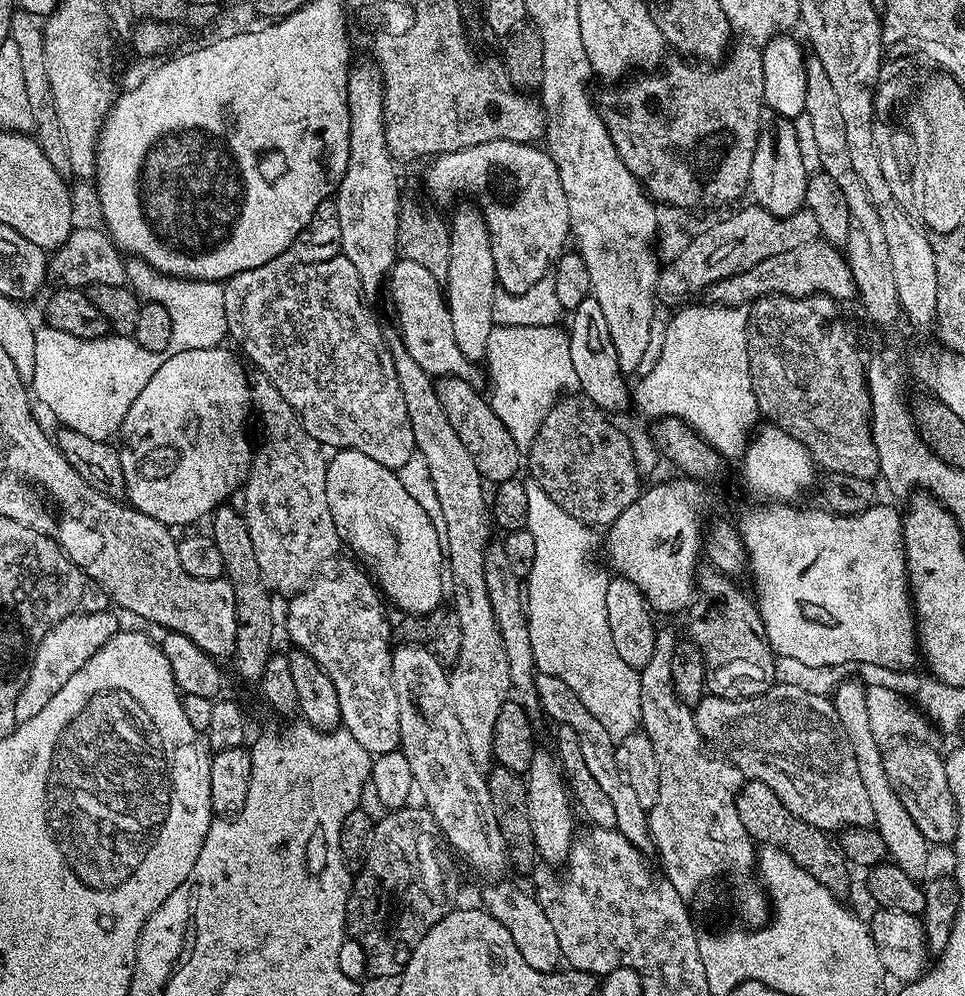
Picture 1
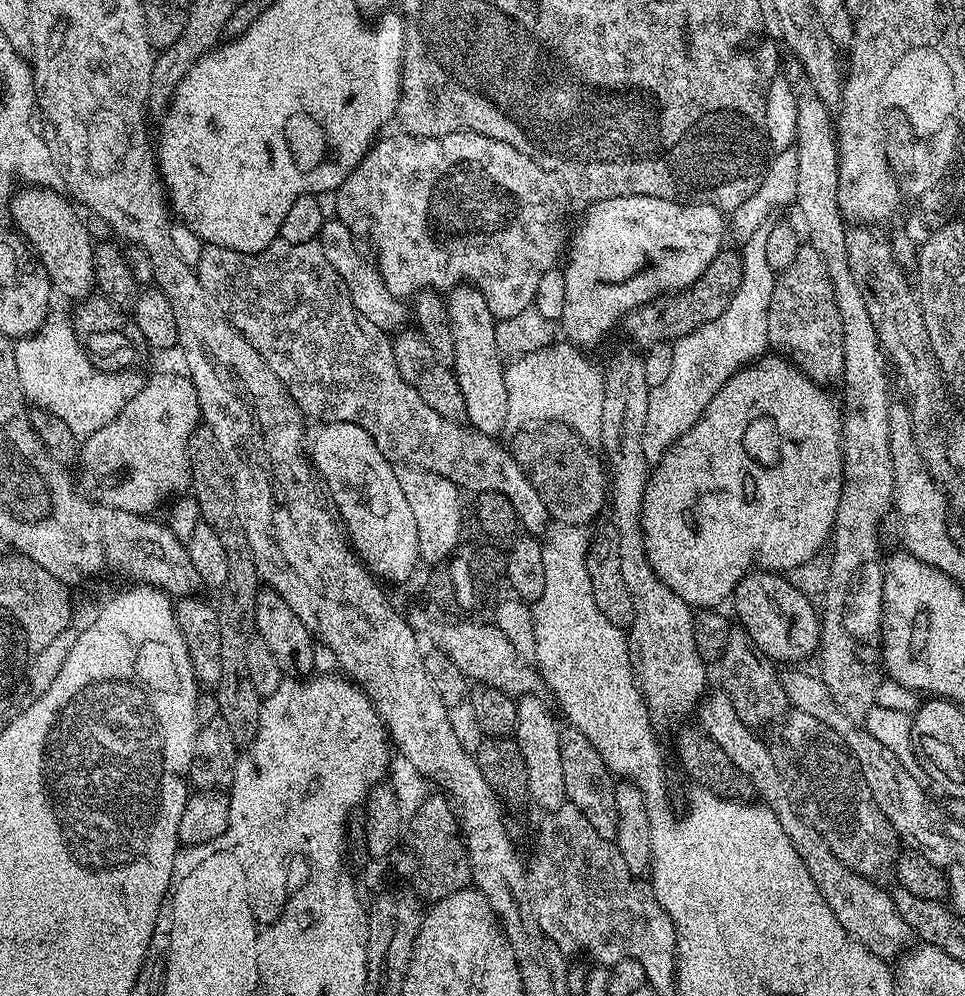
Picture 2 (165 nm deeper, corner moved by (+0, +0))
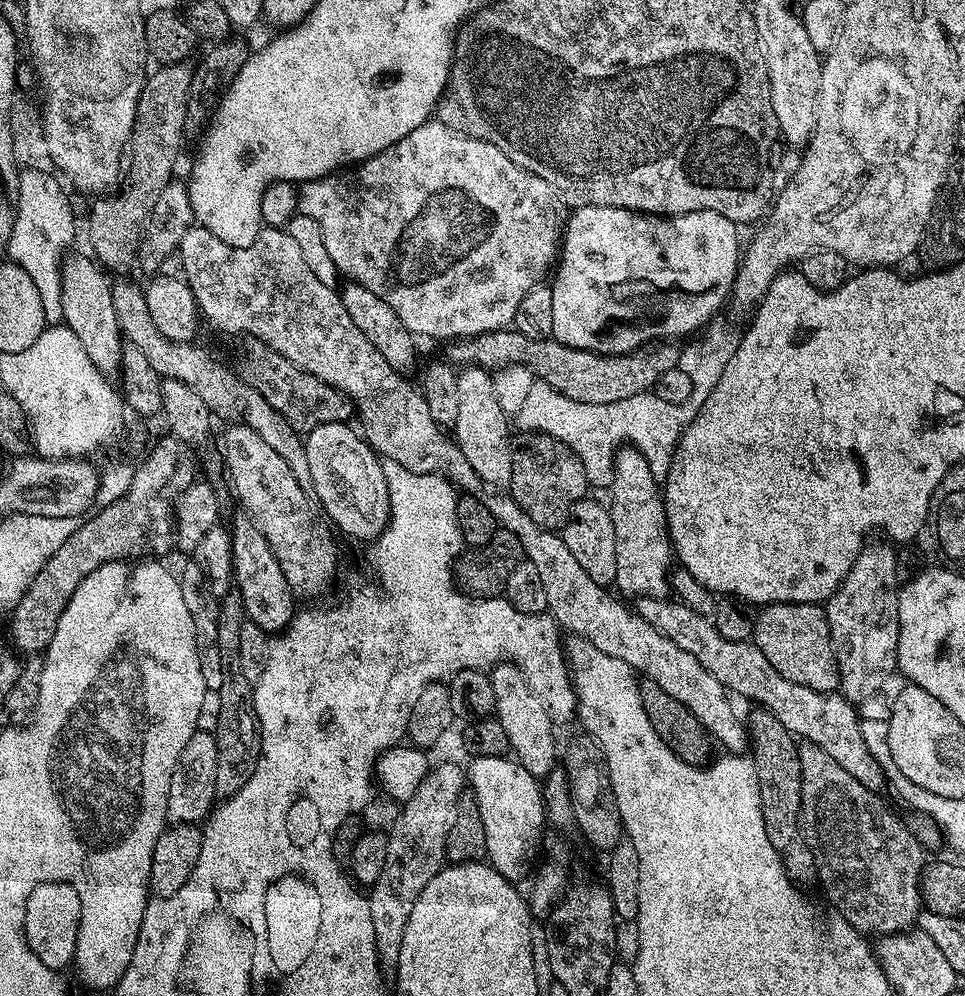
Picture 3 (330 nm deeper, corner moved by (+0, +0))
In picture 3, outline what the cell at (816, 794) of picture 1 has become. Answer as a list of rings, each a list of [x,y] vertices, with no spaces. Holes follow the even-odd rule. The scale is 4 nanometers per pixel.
[[[805,743],[800,748],[800,765],[802,766],[802,810],[800,811],[800,826],[807,840],[810,850],[814,854],[814,862],[816,863],[816,875],[818,877],[819,887],[824,887],[824,892],[828,895],[828,900],[837,908],[839,915],[846,922],[850,922],[850,926],[854,926],[857,932],[868,938],[879,938],[882,936],[892,936],[896,932],[907,932],[920,919],[922,911],[922,899],[920,896],[920,875],[924,873],[926,867],[926,849],[923,844],[918,842],[918,838],[912,833],[911,827],[907,823],[904,824],[883,804],[877,793],[871,792],[866,786],[862,786],[862,782],[858,782],[858,778],[854,778],[850,774],[846,774],[846,770],[842,770],[842,766],[838,766],[838,762],[834,762],[834,758],[830,758],[830,754],[826,754],[826,750],[822,750],[817,744]]]

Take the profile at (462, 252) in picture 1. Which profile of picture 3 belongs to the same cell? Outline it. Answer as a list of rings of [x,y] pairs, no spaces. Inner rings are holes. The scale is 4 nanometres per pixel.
[[[468,366],[457,375],[459,411],[454,427],[454,439],[466,454],[466,462],[478,474],[481,485],[501,484],[507,486],[510,482],[512,469],[512,445],[508,436],[510,420],[498,404],[493,386],[493,373],[487,368]]]

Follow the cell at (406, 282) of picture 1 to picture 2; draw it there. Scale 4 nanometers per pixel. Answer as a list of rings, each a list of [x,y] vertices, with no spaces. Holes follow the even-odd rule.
[[[325,219],[318,237],[318,243],[322,254],[326,254],[326,262],[330,262],[330,266],[334,266],[334,270],[338,270],[338,276],[342,278],[354,306],[369,322],[374,322],[374,326],[378,326],[382,331],[389,334],[403,329],[409,323],[409,305],[403,299],[397,299],[387,289],[387,284],[377,267],[377,261],[372,258],[367,260],[364,257],[364,252],[359,248],[361,245],[357,238],[352,235],[352,232],[340,219]]]

